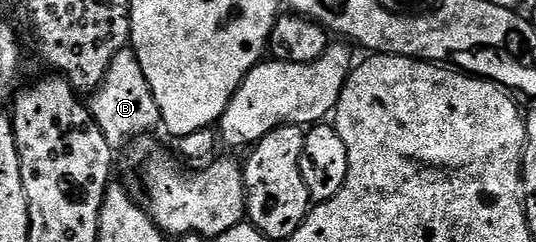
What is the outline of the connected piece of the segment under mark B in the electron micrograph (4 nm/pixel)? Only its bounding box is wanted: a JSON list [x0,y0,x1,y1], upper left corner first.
[87,46,161,150]

